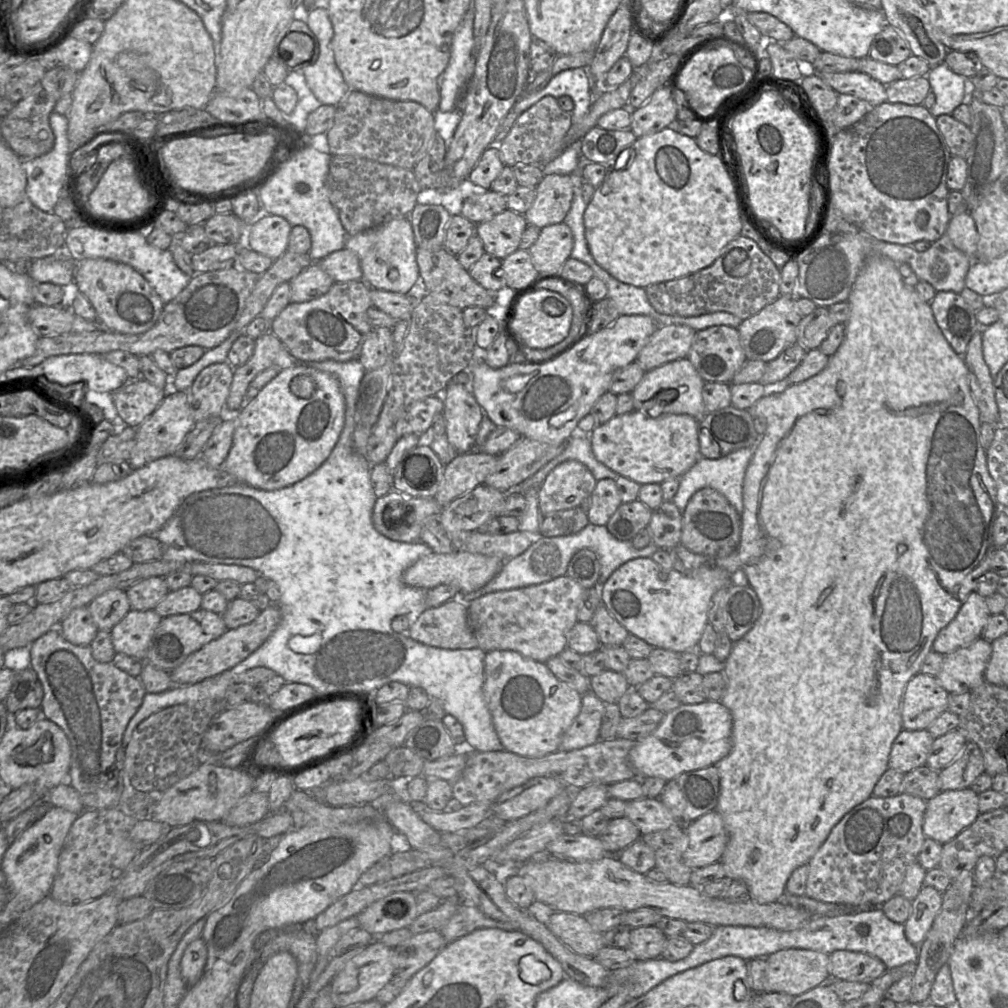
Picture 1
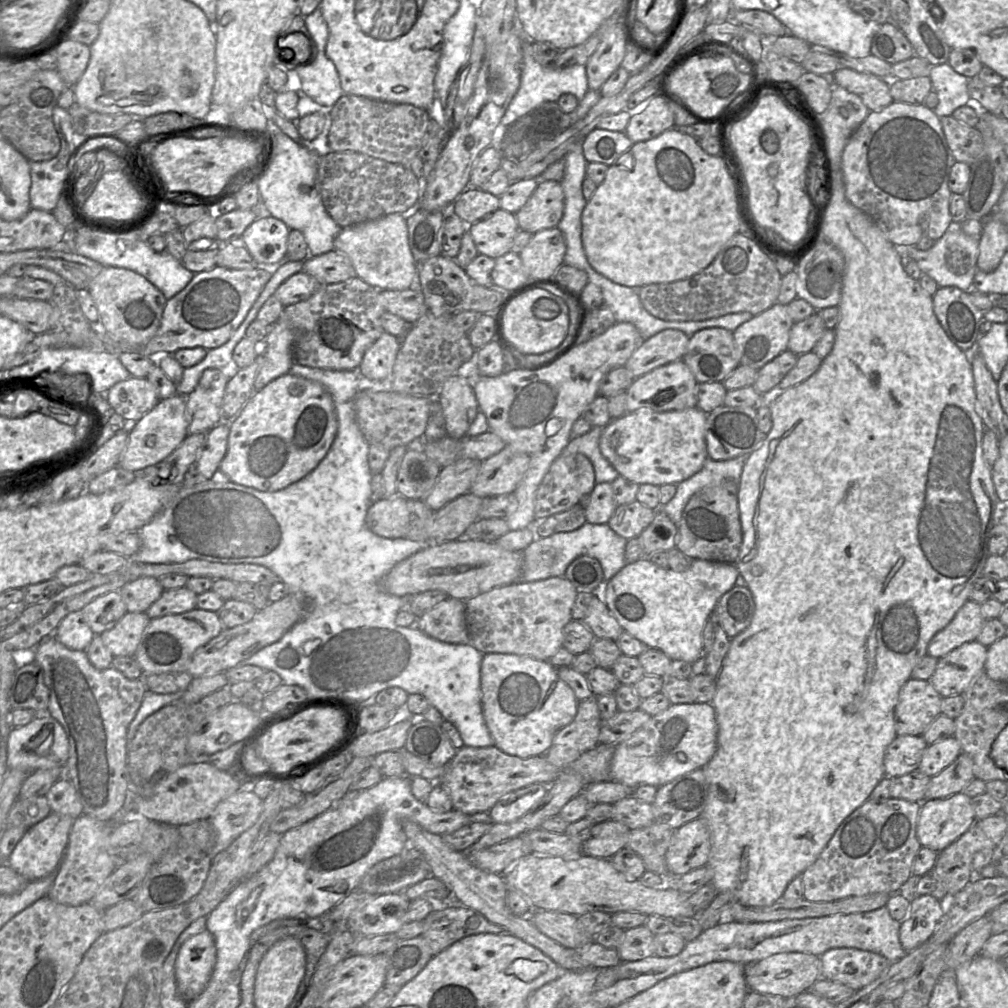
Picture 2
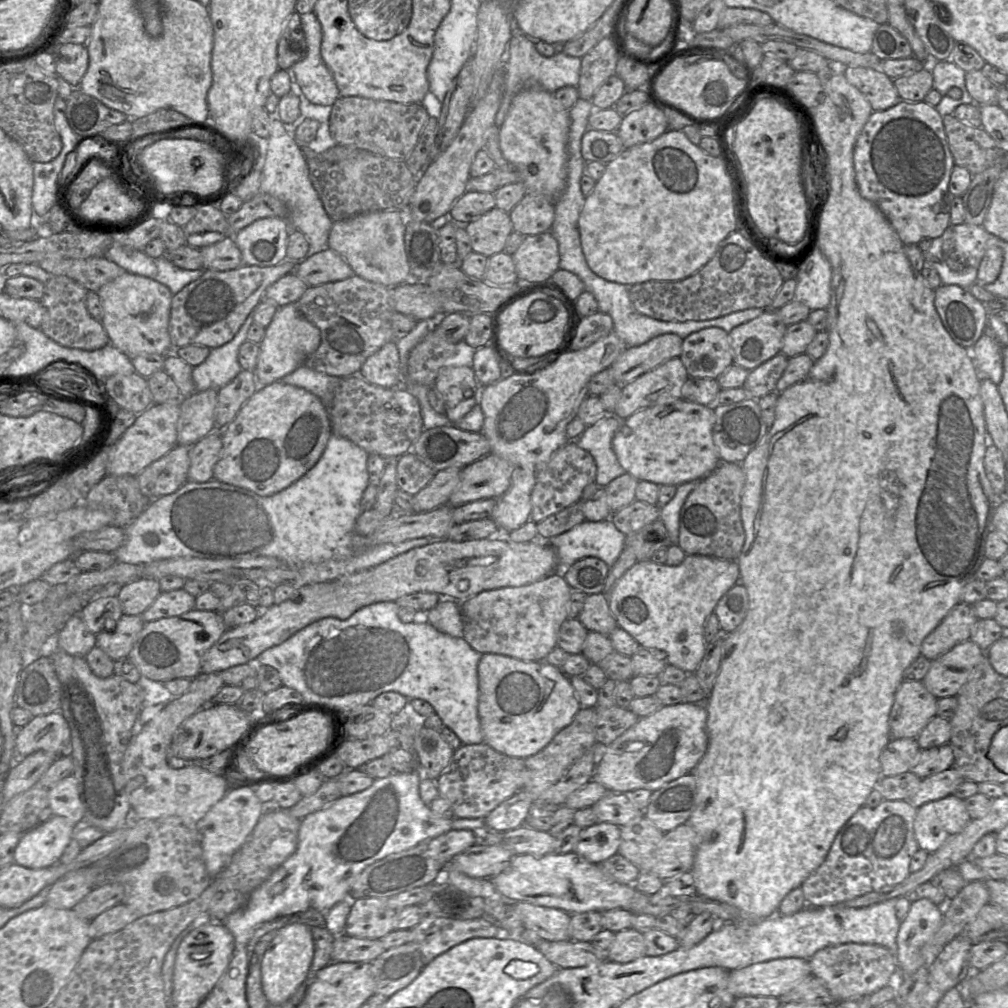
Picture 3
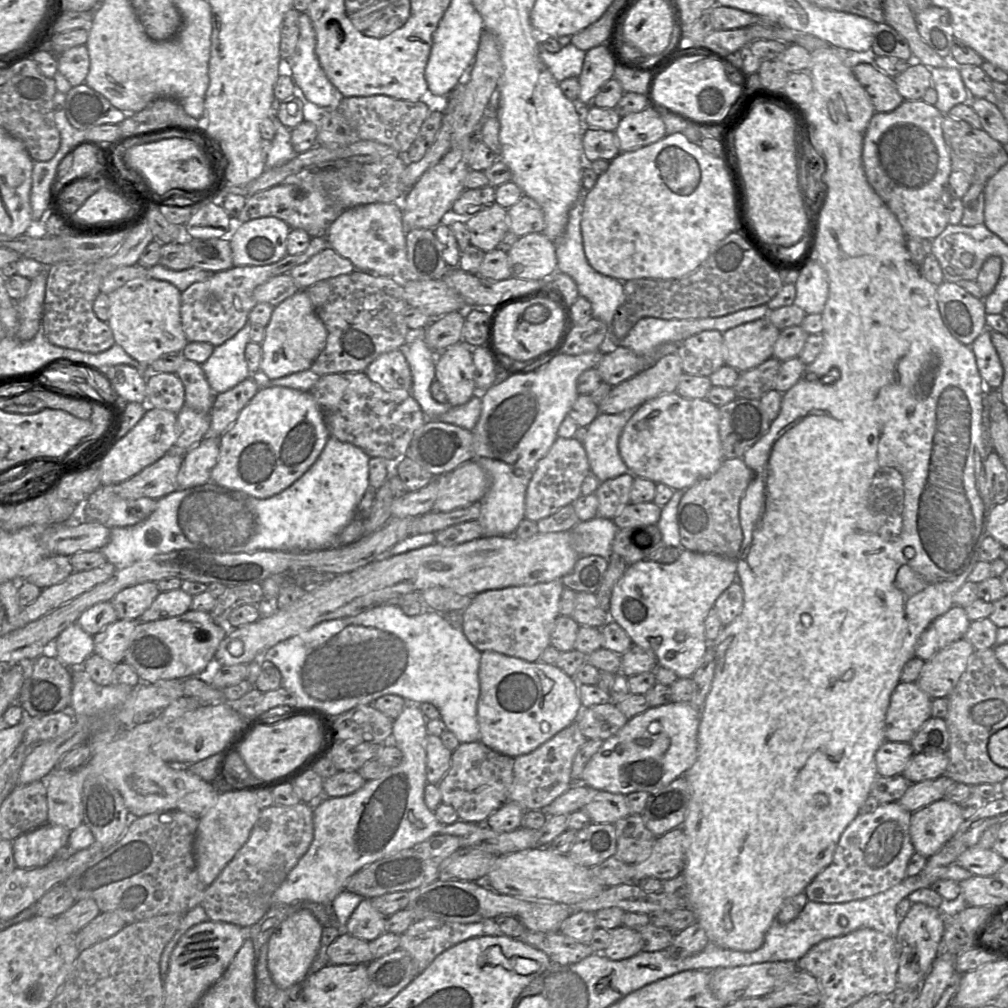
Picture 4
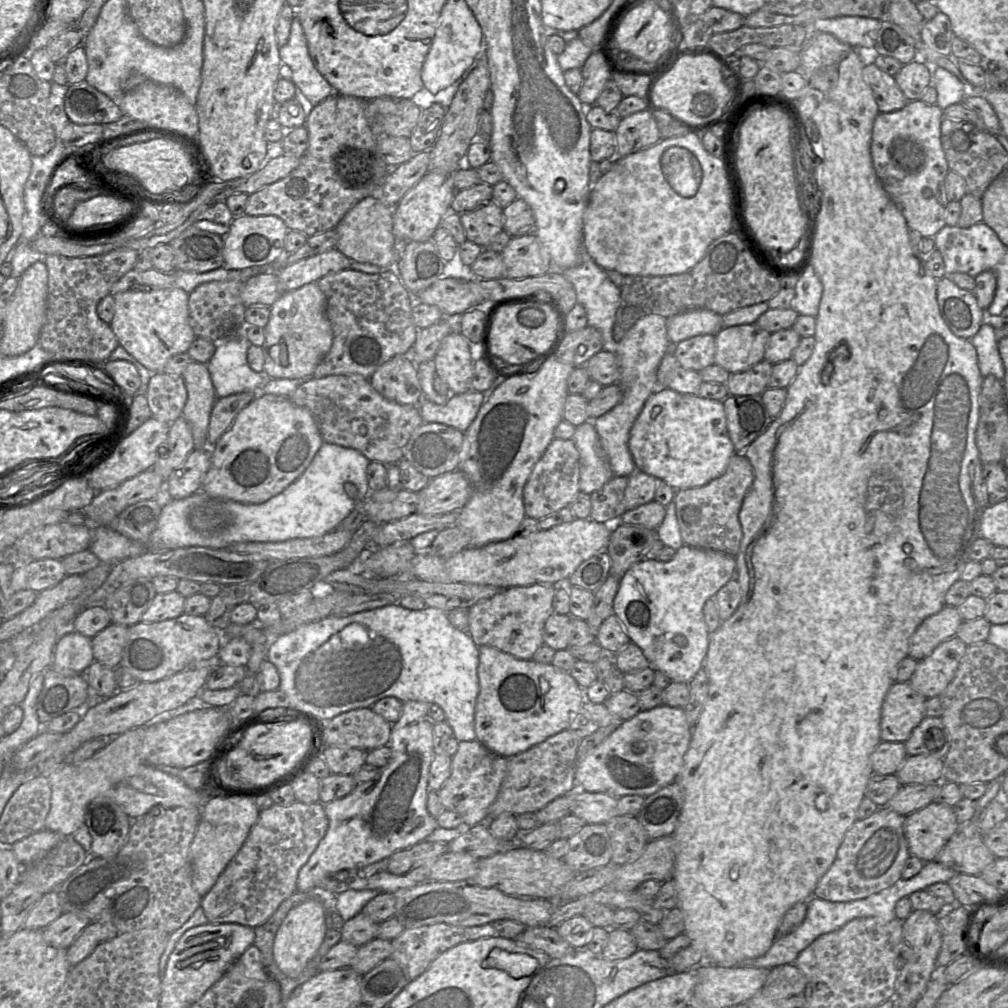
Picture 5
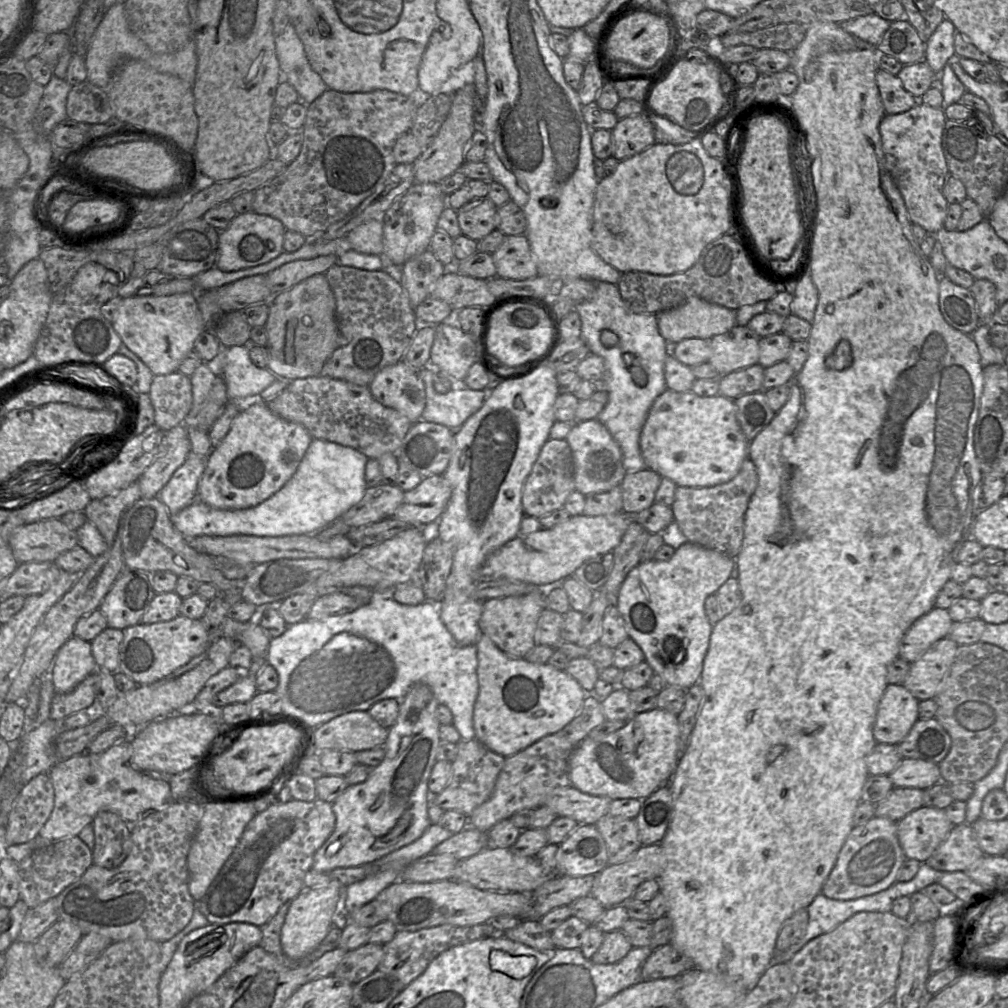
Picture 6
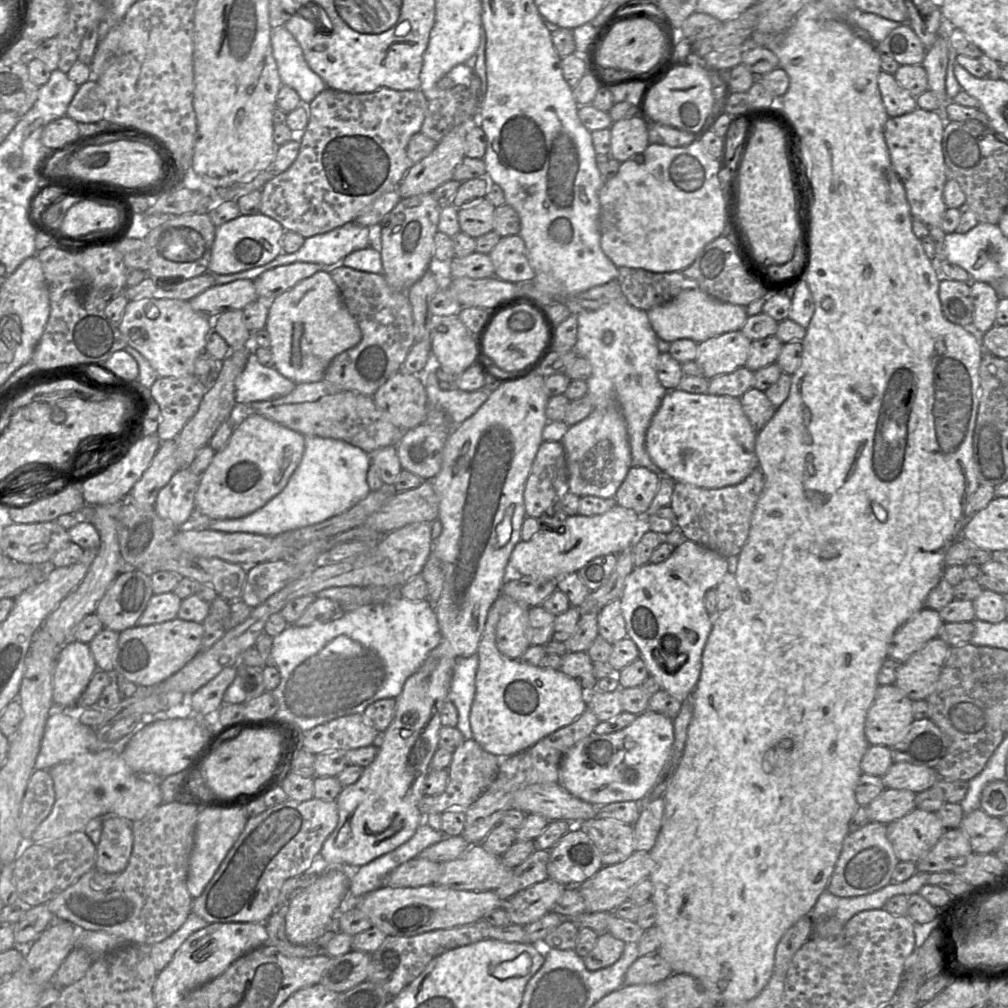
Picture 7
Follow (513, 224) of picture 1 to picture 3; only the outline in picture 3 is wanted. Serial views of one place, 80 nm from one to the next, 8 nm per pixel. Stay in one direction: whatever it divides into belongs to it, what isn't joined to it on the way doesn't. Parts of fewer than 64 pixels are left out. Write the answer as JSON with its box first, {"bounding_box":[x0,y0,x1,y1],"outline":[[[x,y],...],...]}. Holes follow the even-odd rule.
{"bounding_box":[464,207,514,257],"outline":[[[497,207],[491,209],[477,220],[464,225],[474,252],[490,257],[504,250],[509,235],[514,231],[509,213]]]}

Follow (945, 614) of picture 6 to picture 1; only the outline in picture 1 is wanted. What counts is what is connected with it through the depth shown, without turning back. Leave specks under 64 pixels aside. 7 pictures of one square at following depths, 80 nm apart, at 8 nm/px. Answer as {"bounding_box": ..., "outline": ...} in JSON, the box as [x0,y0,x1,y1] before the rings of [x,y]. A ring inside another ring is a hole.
{"bounding_box":[932,592,990,655],"outline":[[[971,592],[956,616],[937,634],[932,650],[943,655],[966,647],[979,637],[990,617],[985,598]]]}

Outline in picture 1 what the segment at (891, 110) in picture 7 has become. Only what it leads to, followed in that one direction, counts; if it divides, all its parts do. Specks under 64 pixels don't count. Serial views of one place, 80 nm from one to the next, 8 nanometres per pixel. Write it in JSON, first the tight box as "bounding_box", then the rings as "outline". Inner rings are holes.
{"bounding_box":[818,71,887,107],"outline":[[[860,71],[818,73],[837,94],[850,94],[876,107],[887,101],[886,85]]]}

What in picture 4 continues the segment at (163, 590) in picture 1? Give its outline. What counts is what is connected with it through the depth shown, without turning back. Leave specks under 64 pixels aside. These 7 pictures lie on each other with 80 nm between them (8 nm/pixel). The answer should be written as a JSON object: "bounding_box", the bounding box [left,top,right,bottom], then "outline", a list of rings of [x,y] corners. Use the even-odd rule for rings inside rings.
{"bounding_box":[112,581,160,620],"outline":[[[147,581],[127,587],[112,599],[118,619],[139,620],[160,593],[156,582]]]}

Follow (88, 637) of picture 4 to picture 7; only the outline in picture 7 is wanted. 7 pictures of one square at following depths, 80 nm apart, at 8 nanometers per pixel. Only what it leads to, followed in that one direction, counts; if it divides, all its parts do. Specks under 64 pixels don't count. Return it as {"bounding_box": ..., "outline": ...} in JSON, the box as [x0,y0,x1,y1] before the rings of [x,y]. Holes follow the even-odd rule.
{"bounding_box":[53,639,97,708],"outline":[[[69,639],[60,649],[53,672],[53,703],[73,708],[86,689],[97,665],[88,644]]]}

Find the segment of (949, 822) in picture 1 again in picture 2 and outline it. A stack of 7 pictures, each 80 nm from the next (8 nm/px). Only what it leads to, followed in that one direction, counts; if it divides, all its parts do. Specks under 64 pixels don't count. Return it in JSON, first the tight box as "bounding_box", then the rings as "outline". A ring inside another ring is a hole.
{"bounding_box":[917,793,976,852],"outline":[[[963,793],[945,799],[924,800],[917,822],[917,837],[923,847],[941,852],[976,820],[971,798]]]}

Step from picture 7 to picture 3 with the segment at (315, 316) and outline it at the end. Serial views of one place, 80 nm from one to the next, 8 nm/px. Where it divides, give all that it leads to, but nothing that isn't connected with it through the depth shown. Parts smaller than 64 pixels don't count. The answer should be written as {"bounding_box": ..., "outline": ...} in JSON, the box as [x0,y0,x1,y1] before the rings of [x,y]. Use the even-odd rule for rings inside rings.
{"bounding_box":[254,303,320,385],"outline":[[[295,303],[278,307],[272,321],[266,327],[263,340],[259,343],[260,352],[254,370],[258,385],[280,381],[304,365],[305,360],[318,349],[320,342],[320,330],[299,314]]]}

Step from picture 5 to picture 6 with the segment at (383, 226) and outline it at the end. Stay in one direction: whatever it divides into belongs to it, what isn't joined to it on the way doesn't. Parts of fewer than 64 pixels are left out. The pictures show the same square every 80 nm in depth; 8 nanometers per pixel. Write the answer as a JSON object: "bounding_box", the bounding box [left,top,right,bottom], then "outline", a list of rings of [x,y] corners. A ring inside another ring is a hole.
{"bounding_box":[346,220,384,256],"outline":[[[371,220],[346,235],[351,250],[368,255],[381,256],[384,253],[383,221]]]}

